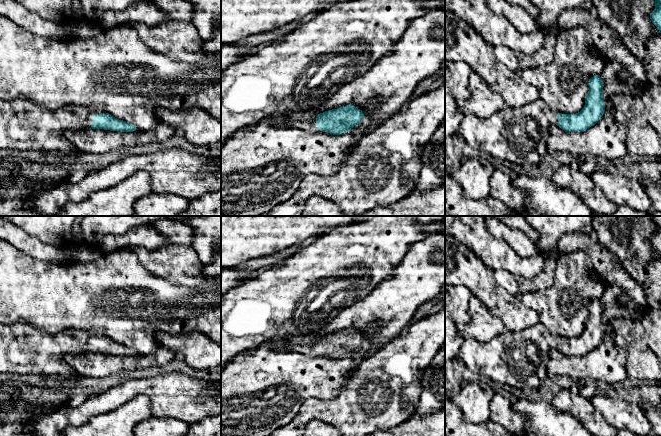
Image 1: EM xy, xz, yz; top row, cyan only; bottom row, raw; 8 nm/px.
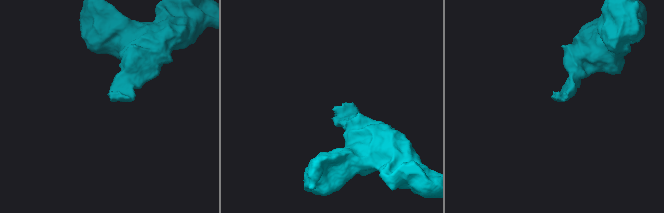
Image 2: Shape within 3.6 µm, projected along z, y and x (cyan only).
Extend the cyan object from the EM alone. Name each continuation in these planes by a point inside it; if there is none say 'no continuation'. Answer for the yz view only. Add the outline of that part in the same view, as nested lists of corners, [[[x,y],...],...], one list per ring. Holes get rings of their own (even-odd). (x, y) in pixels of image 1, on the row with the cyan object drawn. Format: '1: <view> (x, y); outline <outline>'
1: yz (517, 134); outline [[[541,99],[525,106],[506,107],[489,118],[479,118],[462,107],[463,118],[458,134],[472,152],[483,150],[496,159],[523,166],[538,165],[550,153],[546,145],[549,126],[557,121],[556,113]]]

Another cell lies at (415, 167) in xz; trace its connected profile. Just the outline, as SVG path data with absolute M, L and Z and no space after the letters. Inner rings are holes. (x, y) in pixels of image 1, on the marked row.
M445 84L411 99L403 111L397 111L377 127L364 133L337 172L328 176L308 174L290 199L259 216L302 216L311 196L333 201L346 216L360 216L367 210L407 197L421 171L420 153L444 121Z

